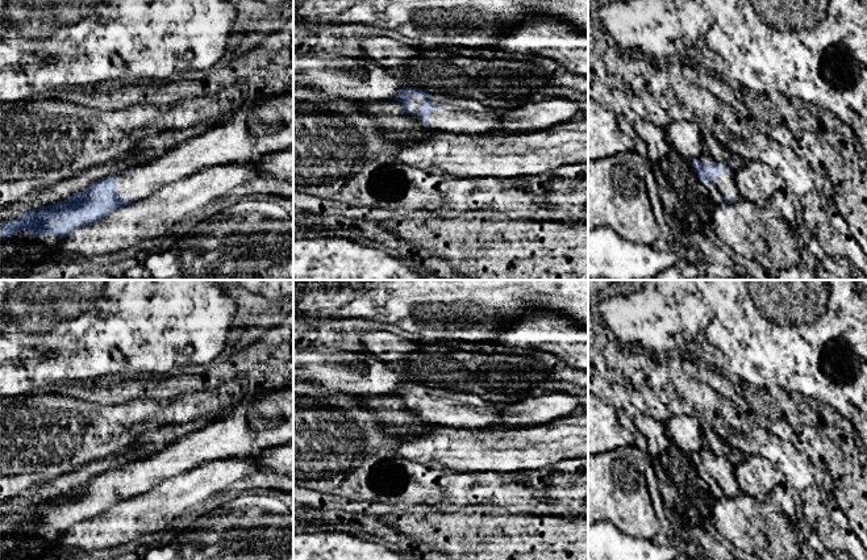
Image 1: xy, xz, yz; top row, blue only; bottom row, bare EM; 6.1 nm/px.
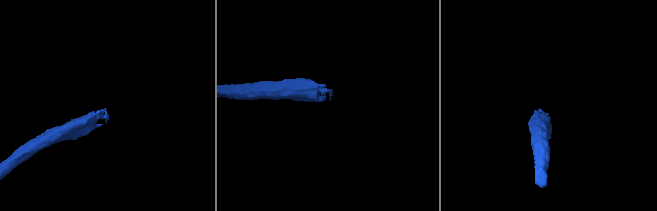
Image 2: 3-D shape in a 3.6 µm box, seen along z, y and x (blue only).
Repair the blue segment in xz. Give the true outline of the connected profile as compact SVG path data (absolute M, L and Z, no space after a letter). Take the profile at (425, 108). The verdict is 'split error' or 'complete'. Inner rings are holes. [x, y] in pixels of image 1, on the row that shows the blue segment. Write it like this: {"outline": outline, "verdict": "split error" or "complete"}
{"outline": "M407 87L393 100L404 106L404 113L418 122L418 128L453 134L497 134L501 110L484 106L470 99L430 93Z", "verdict": "split error"}

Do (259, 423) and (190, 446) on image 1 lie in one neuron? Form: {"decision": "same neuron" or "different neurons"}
{"decision": "same neuron"}

